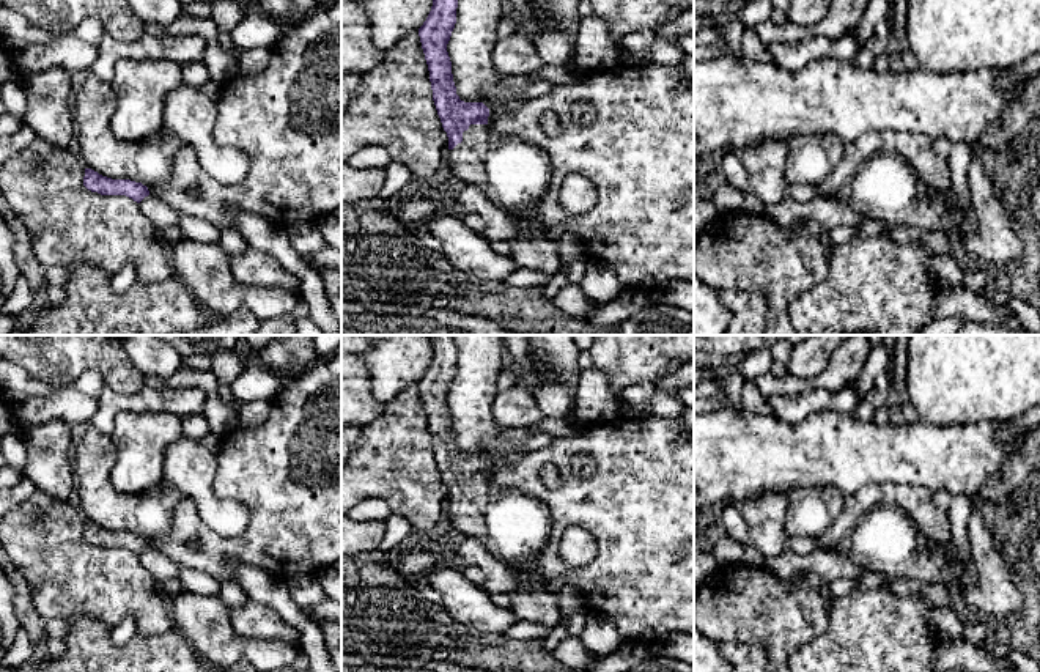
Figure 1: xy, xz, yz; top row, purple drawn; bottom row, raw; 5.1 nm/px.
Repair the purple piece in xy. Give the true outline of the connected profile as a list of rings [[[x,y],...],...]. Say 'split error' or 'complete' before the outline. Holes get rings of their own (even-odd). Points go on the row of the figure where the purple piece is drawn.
complete | [[[85,168],[83,186],[101,195],[126,195],[134,201],[140,203],[145,197],[149,195],[149,190],[142,183],[131,179],[112,179],[99,175],[91,168]]]

